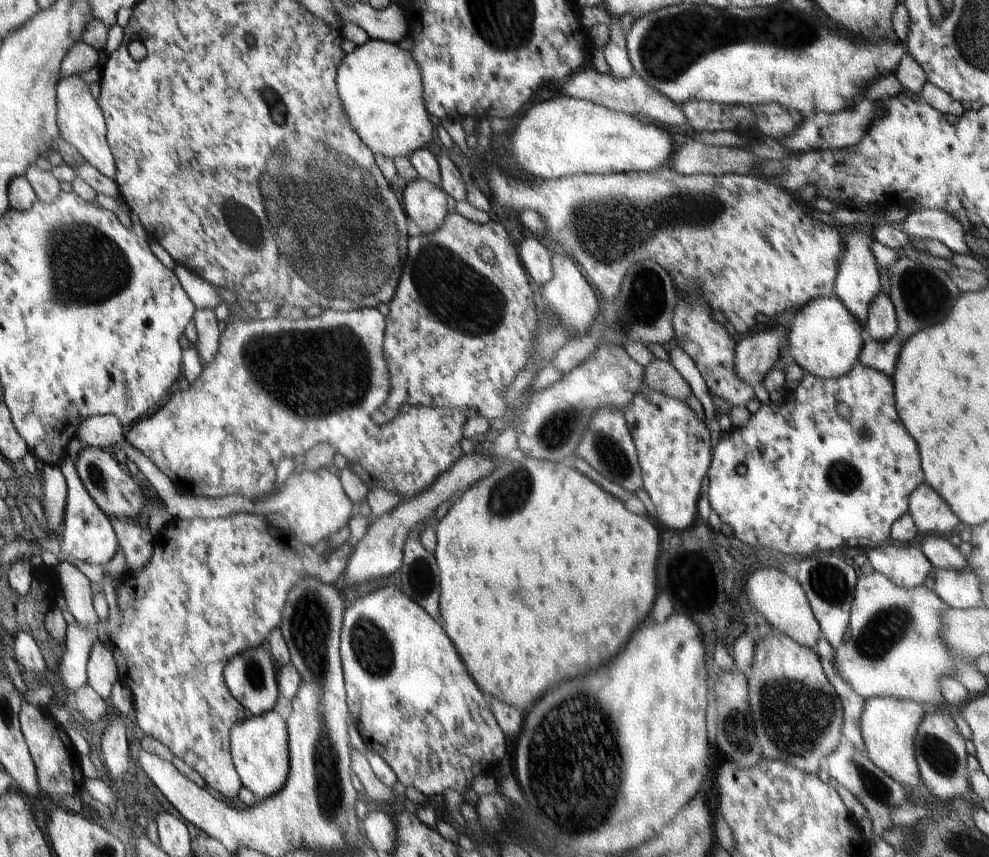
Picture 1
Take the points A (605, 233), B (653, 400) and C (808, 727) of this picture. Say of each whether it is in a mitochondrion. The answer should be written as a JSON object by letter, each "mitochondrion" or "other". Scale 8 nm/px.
{"A":"mitochondrion","B":"other","C":"mitochondrion"}

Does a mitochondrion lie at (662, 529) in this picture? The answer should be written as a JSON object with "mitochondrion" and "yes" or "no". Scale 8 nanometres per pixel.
{"mitochondrion":"no"}

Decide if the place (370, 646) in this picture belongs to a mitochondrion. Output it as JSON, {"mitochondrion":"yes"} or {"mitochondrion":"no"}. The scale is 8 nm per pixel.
{"mitochondrion":"yes"}

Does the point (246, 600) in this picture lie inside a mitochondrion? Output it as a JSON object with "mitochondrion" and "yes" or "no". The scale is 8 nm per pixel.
{"mitochondrion":"no"}

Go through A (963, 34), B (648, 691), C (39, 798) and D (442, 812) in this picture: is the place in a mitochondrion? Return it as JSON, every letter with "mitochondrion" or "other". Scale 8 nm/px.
{"A":"mitochondrion","B":"other","C":"other","D":"other"}

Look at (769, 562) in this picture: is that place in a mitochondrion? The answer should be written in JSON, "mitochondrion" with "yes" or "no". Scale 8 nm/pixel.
{"mitochondrion":"no"}

